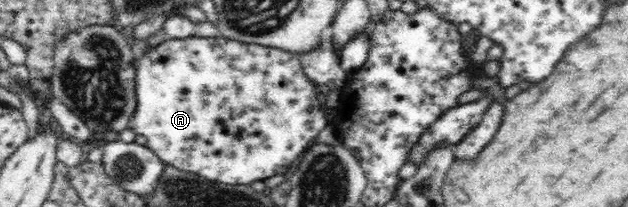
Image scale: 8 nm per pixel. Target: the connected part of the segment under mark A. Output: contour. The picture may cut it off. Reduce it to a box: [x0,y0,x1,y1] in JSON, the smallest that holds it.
[129,37,328,185]

